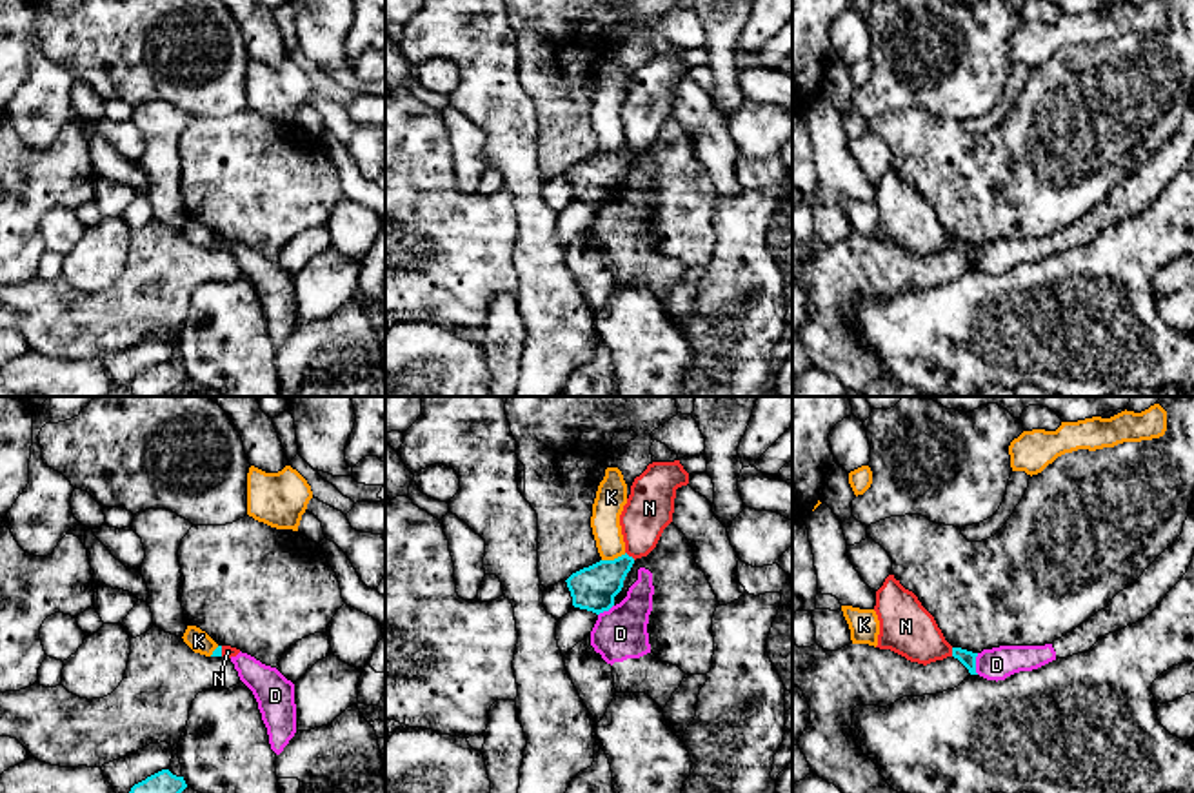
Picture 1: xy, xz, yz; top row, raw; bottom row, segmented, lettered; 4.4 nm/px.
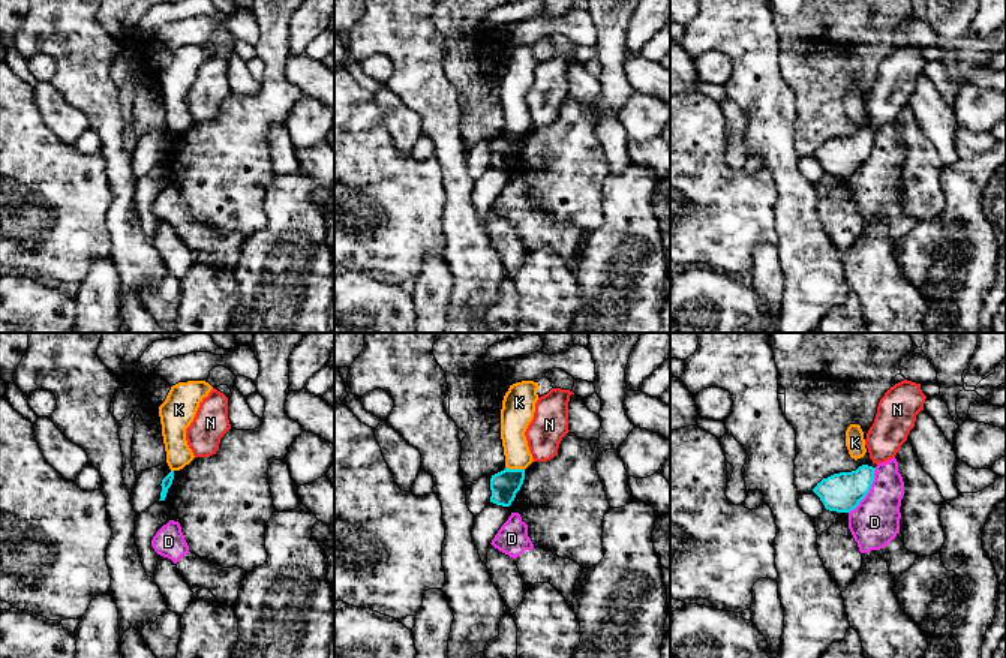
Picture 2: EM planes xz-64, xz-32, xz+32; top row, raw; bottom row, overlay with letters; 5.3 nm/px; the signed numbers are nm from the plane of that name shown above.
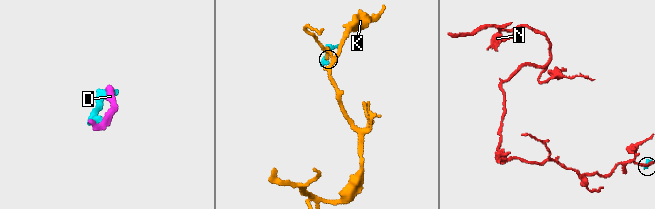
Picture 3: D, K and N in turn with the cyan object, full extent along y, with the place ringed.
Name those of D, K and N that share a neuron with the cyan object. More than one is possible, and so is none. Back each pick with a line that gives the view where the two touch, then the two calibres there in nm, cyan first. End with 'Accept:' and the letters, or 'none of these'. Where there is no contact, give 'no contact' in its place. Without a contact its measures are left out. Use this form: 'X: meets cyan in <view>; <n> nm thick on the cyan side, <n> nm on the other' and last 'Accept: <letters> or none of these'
Accept: none of these

